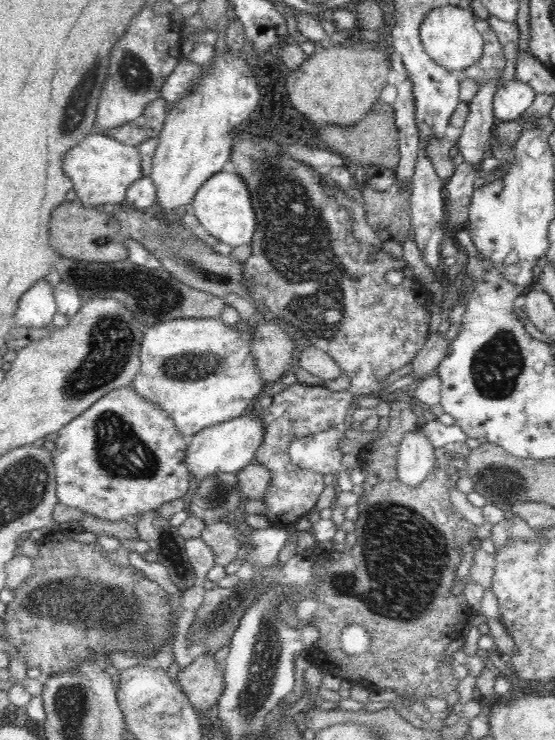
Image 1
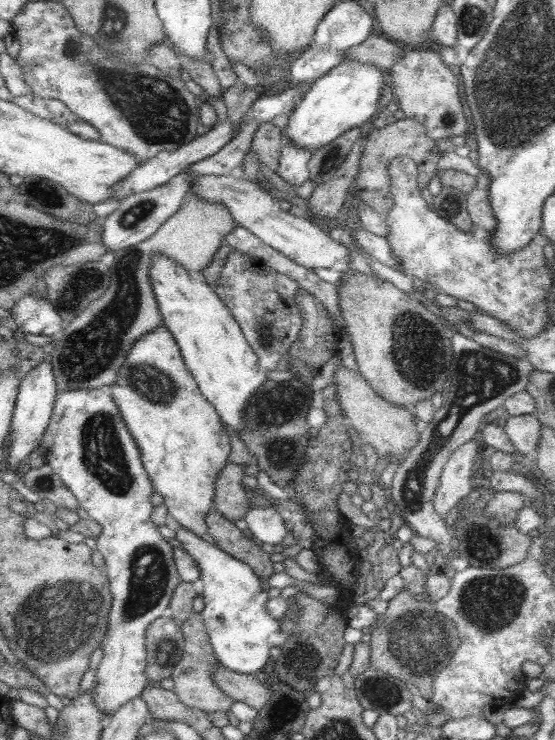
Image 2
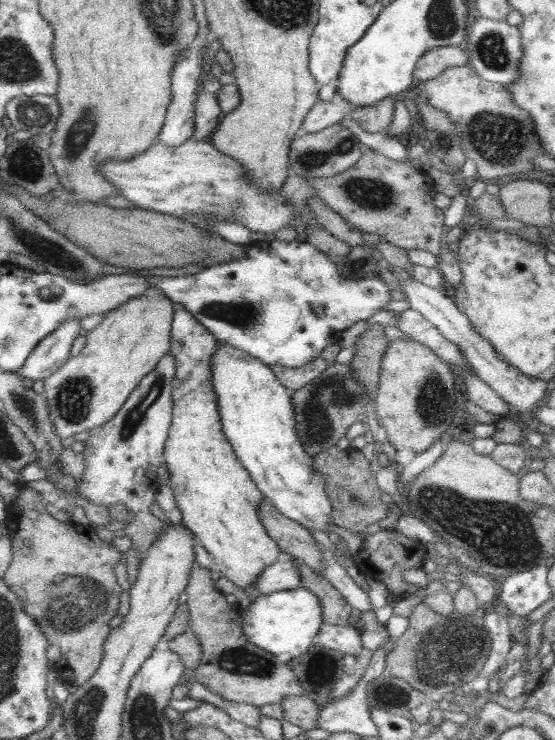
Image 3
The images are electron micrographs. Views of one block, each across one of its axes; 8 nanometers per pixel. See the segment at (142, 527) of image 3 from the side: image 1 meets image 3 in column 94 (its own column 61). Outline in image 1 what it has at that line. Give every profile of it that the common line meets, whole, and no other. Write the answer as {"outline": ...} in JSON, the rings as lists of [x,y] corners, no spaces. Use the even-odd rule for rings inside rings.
{"outline":[[[120,387],[113,391],[108,391],[100,400],[97,400],[91,407],[81,412],[76,418],[73,418],[68,424],[65,424],[58,432],[58,438],[54,440],[55,448],[51,451],[52,462],[54,463],[54,472],[56,475],[56,492],[59,502],[69,506],[69,508],[78,508],[84,513],[96,516],[100,519],[114,521],[124,521],[125,516],[137,515],[144,512],[154,511],[160,508],[162,504],[170,500],[178,500],[185,496],[190,488],[190,474],[185,463],[185,452],[189,445],[189,439],[182,436],[175,427],[172,417],[162,410],[157,404],[144,400],[131,387]]]}

